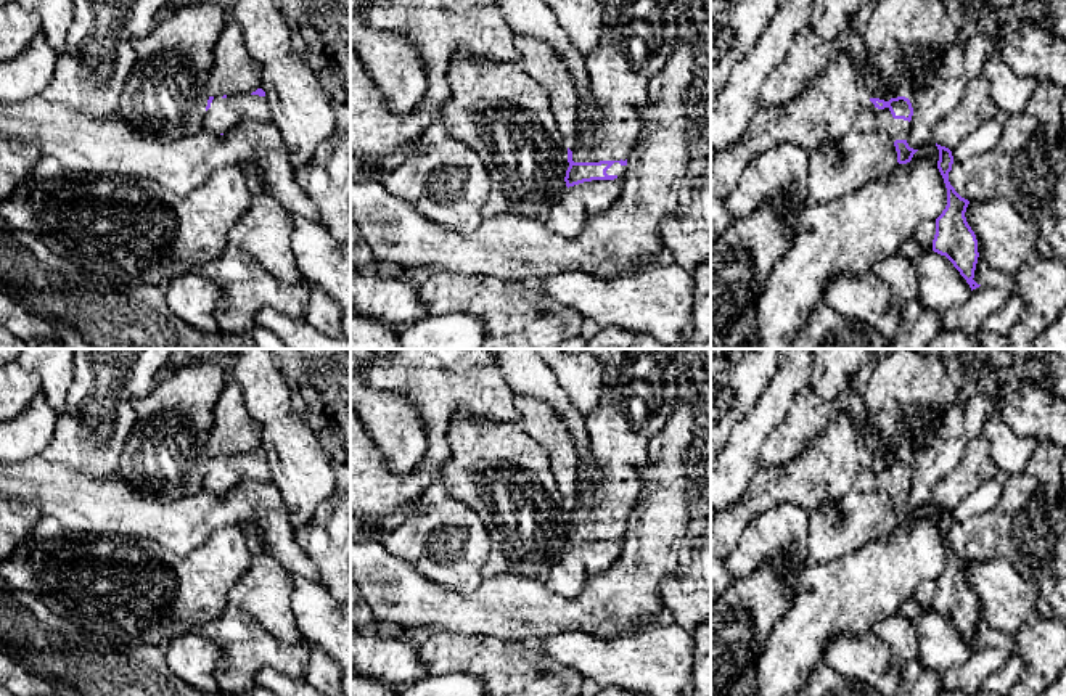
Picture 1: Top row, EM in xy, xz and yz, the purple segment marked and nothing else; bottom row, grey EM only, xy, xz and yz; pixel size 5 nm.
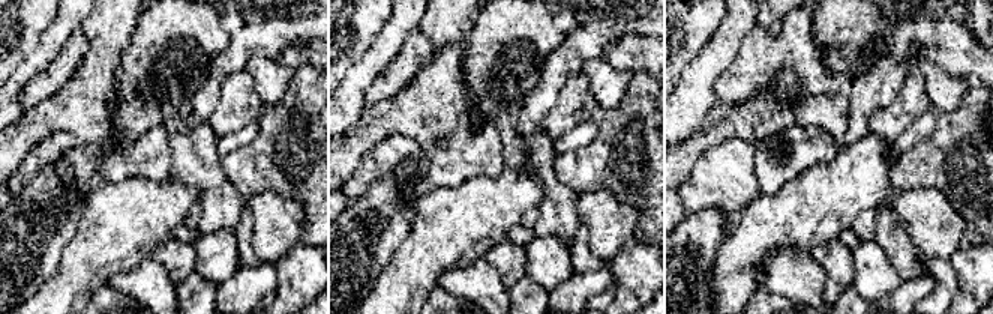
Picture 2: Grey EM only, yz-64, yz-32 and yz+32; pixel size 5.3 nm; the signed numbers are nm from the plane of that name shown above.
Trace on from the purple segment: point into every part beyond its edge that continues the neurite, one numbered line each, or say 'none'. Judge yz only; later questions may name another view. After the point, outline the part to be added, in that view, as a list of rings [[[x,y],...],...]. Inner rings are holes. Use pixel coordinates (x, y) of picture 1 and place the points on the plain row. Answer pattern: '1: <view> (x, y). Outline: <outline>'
1: yz (869, 479). Outline: [[[870,460],[859,471],[854,489],[860,492],[884,492],[892,502],[907,500],[910,492],[910,482],[904,479],[894,479],[889,468],[878,469]]]

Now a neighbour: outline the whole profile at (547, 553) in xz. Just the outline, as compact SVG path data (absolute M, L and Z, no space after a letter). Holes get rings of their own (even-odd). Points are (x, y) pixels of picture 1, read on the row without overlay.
M455 415L449 460L436 477L469 506L508 559L508 572L543 579L568 550L568 506L545 448L519 423Z

